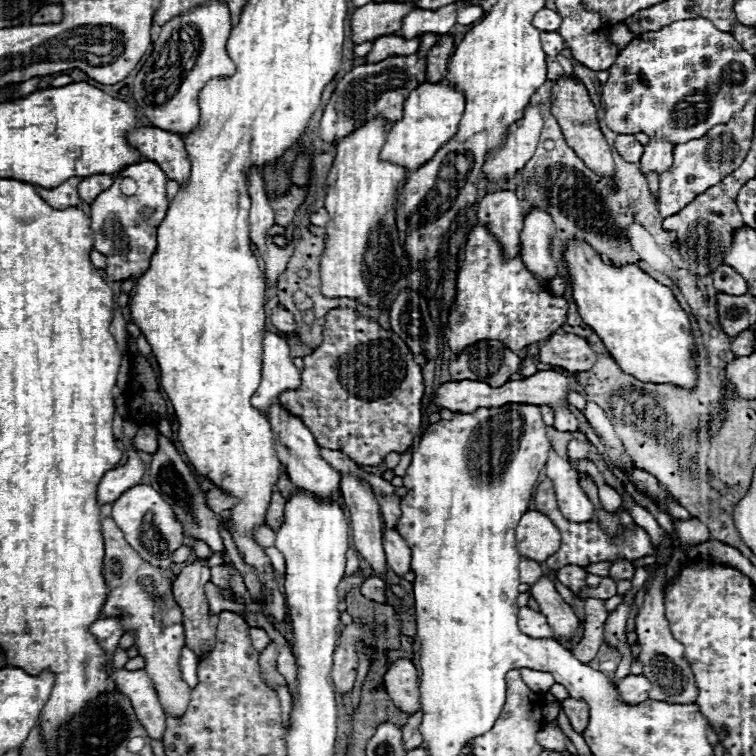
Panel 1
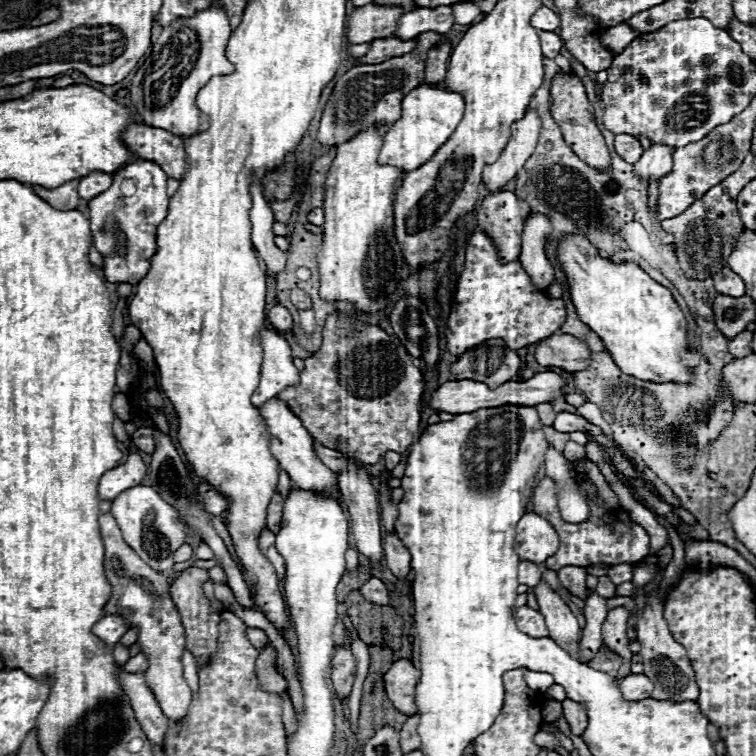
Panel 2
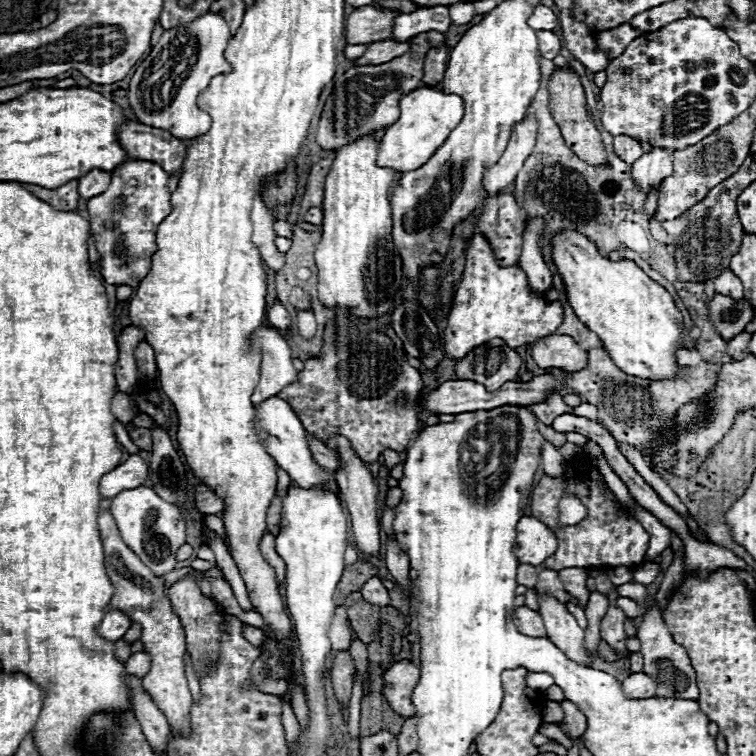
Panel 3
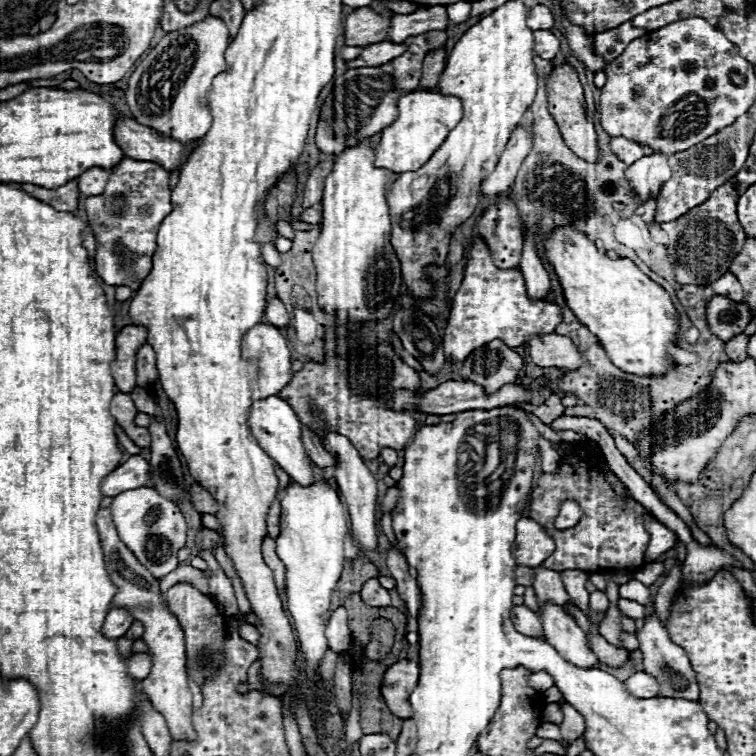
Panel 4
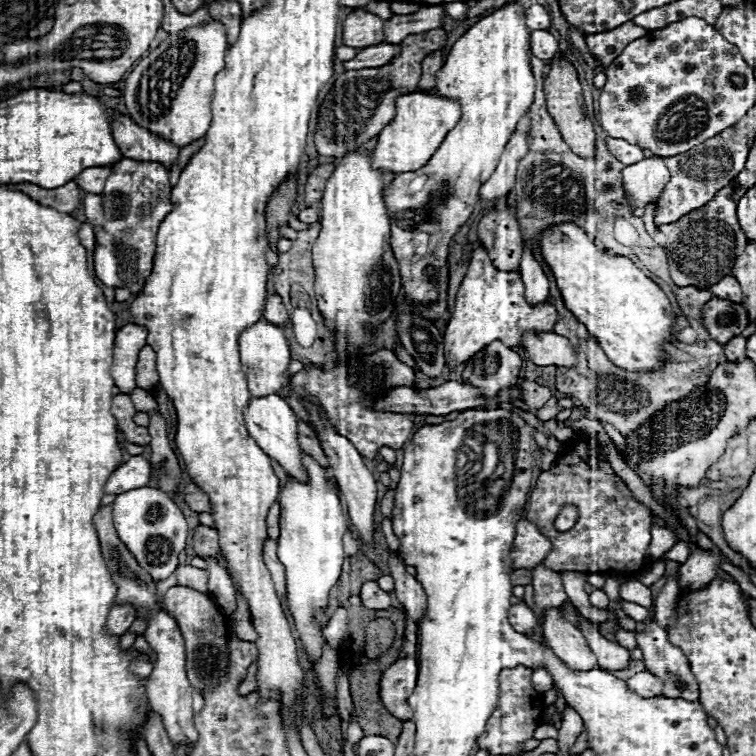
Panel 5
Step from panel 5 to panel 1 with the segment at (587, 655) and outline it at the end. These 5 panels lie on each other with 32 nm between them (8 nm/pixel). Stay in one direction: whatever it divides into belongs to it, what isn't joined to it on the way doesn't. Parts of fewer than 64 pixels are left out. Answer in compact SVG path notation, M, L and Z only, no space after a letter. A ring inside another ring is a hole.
M540 576L536 584L532 584L530 594L540 604L540 612L548 618L548 624L554 630L554 638L560 640L564 636L572 636L578 626L578 618L570 604L566 604L554 588L554 582L548 576Z

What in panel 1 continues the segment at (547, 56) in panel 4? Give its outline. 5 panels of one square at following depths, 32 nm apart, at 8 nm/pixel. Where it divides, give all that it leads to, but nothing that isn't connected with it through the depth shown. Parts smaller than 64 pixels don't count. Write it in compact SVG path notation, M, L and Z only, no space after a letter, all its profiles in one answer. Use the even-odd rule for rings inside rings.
M542 32L542 46L548 56L558 56L566 48L566 40L558 32Z

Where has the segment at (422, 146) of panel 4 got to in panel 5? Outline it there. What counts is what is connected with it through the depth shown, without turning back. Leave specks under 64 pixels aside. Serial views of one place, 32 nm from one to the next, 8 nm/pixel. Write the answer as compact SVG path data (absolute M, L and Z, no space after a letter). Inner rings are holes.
M412 92L400 96L396 100L396 118L378 136L372 166L376 170L394 174L414 172L422 168L444 142L446 134L458 124L460 114L460 104L454 98L442 98L434 92Z

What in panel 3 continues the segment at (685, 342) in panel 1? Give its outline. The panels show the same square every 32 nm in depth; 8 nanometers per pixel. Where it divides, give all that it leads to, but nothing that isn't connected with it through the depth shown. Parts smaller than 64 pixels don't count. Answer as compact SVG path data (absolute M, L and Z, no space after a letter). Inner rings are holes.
M560 232L552 238L552 260L564 278L568 302L572 304L576 316L600 336L604 350L622 372L644 380L670 380L682 374L676 350L684 348L684 318L664 286L646 276L632 260L612 262L600 256L596 246L578 232Z

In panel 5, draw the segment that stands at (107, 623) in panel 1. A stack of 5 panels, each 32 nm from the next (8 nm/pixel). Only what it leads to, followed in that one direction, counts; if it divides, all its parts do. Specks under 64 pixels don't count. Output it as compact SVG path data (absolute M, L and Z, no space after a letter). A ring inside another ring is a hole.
M112 606L108 620L106 620L106 632L110 636L122 636L130 624L136 620L132 606Z

